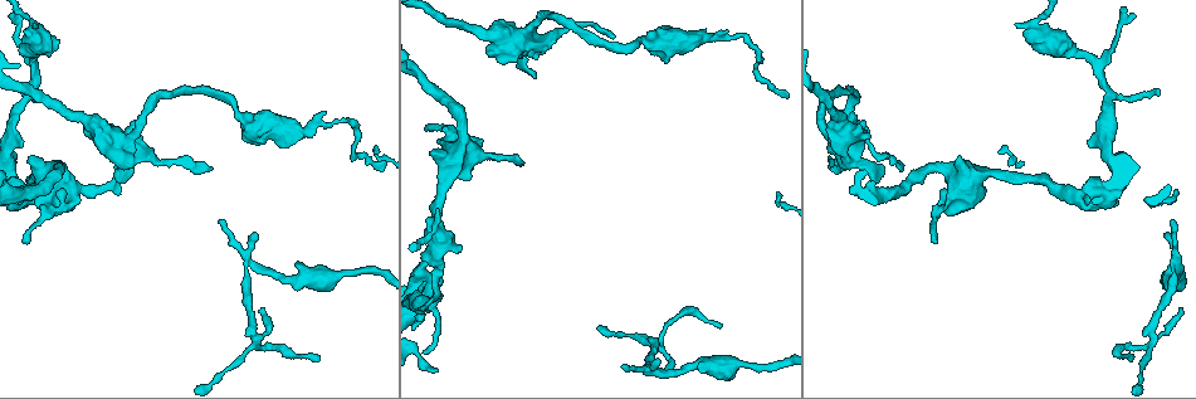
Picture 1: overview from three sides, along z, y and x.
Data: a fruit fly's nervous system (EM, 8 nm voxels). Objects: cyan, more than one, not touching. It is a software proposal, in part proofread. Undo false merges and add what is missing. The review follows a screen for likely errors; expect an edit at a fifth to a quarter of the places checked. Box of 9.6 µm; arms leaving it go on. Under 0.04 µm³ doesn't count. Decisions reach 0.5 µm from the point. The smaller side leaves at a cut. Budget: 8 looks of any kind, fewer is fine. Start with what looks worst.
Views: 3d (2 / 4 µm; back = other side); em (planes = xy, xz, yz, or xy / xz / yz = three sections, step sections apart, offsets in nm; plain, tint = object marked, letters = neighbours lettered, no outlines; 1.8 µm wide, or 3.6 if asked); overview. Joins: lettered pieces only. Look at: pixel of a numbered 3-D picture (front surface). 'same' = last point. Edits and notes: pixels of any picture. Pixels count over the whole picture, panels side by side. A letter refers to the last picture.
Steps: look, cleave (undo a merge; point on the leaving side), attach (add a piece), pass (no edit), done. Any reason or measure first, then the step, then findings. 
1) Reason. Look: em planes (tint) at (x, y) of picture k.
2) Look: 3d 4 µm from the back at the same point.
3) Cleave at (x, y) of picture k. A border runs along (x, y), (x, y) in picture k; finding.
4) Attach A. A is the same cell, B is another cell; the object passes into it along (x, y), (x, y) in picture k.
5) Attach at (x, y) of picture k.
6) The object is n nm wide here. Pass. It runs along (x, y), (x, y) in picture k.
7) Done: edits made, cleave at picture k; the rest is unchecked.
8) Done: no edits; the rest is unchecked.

Abrupt turn. Look: em planes (plain) at (252, 345) of picture 1.

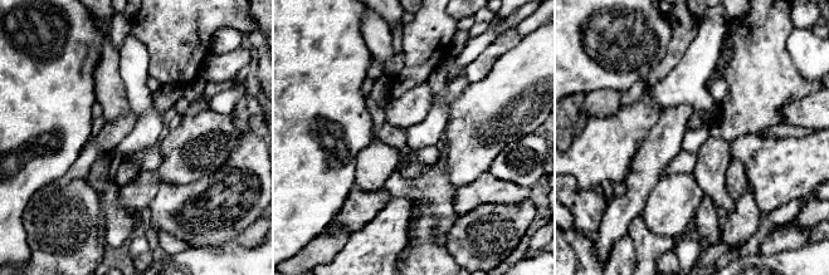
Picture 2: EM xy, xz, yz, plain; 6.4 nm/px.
Look: em planes (letters) at the same point.

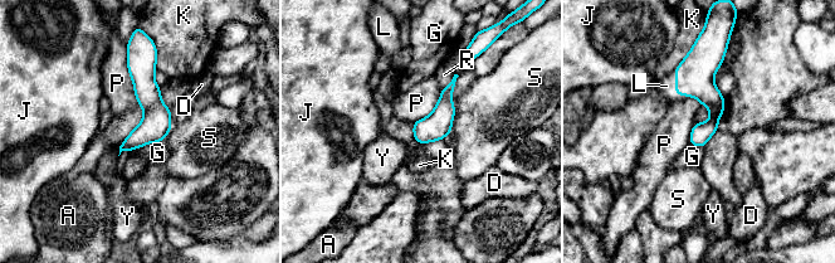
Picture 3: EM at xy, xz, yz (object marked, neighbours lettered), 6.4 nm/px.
Attach L. L is the same cell, A, D, G, J, K, P, R, S and Y are other cells; the object passes into it along (694, 76), (675, 89), (667, 86) in picture 3; it goes on there.

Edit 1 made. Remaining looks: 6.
Redraw. Look: overview.

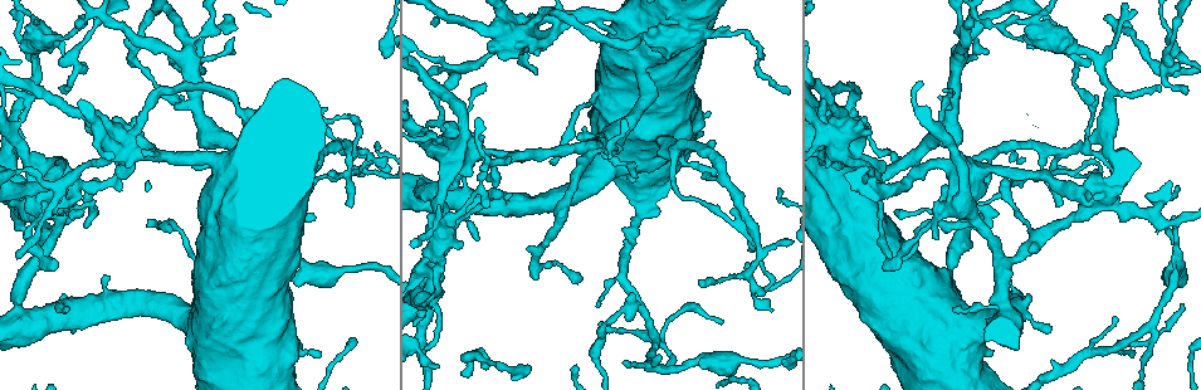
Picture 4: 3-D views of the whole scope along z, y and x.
Free end. Look: 3d 2 µm at (721, 322) of picture 4.

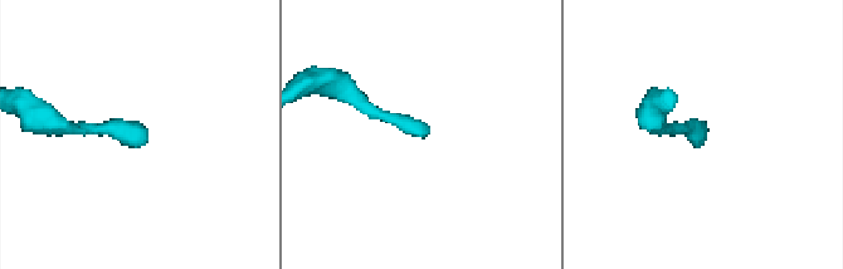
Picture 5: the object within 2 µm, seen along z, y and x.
Need the tissue. Look: em xy step 4 (tint) at (697, 138) of picture 5.

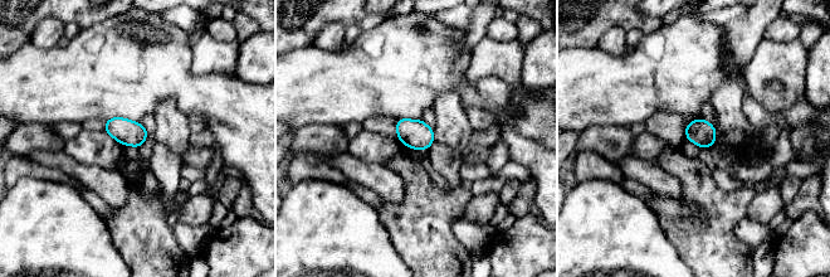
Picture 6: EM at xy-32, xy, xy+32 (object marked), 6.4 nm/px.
Look: em planes (letters) at the same point.

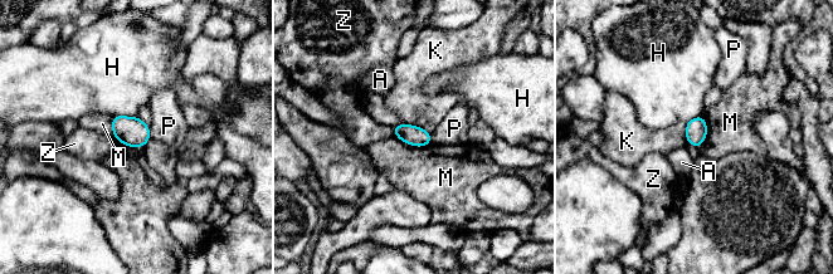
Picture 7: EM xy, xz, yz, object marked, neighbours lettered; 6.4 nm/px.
Pass. A, H, K, M, P and Z are other cells; a border runs along (395, 135), (417, 146), (430, 143) in picture 7; none of them fits.

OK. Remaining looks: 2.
Done: edits made, attach at picture 3; the rest is unchecked.

